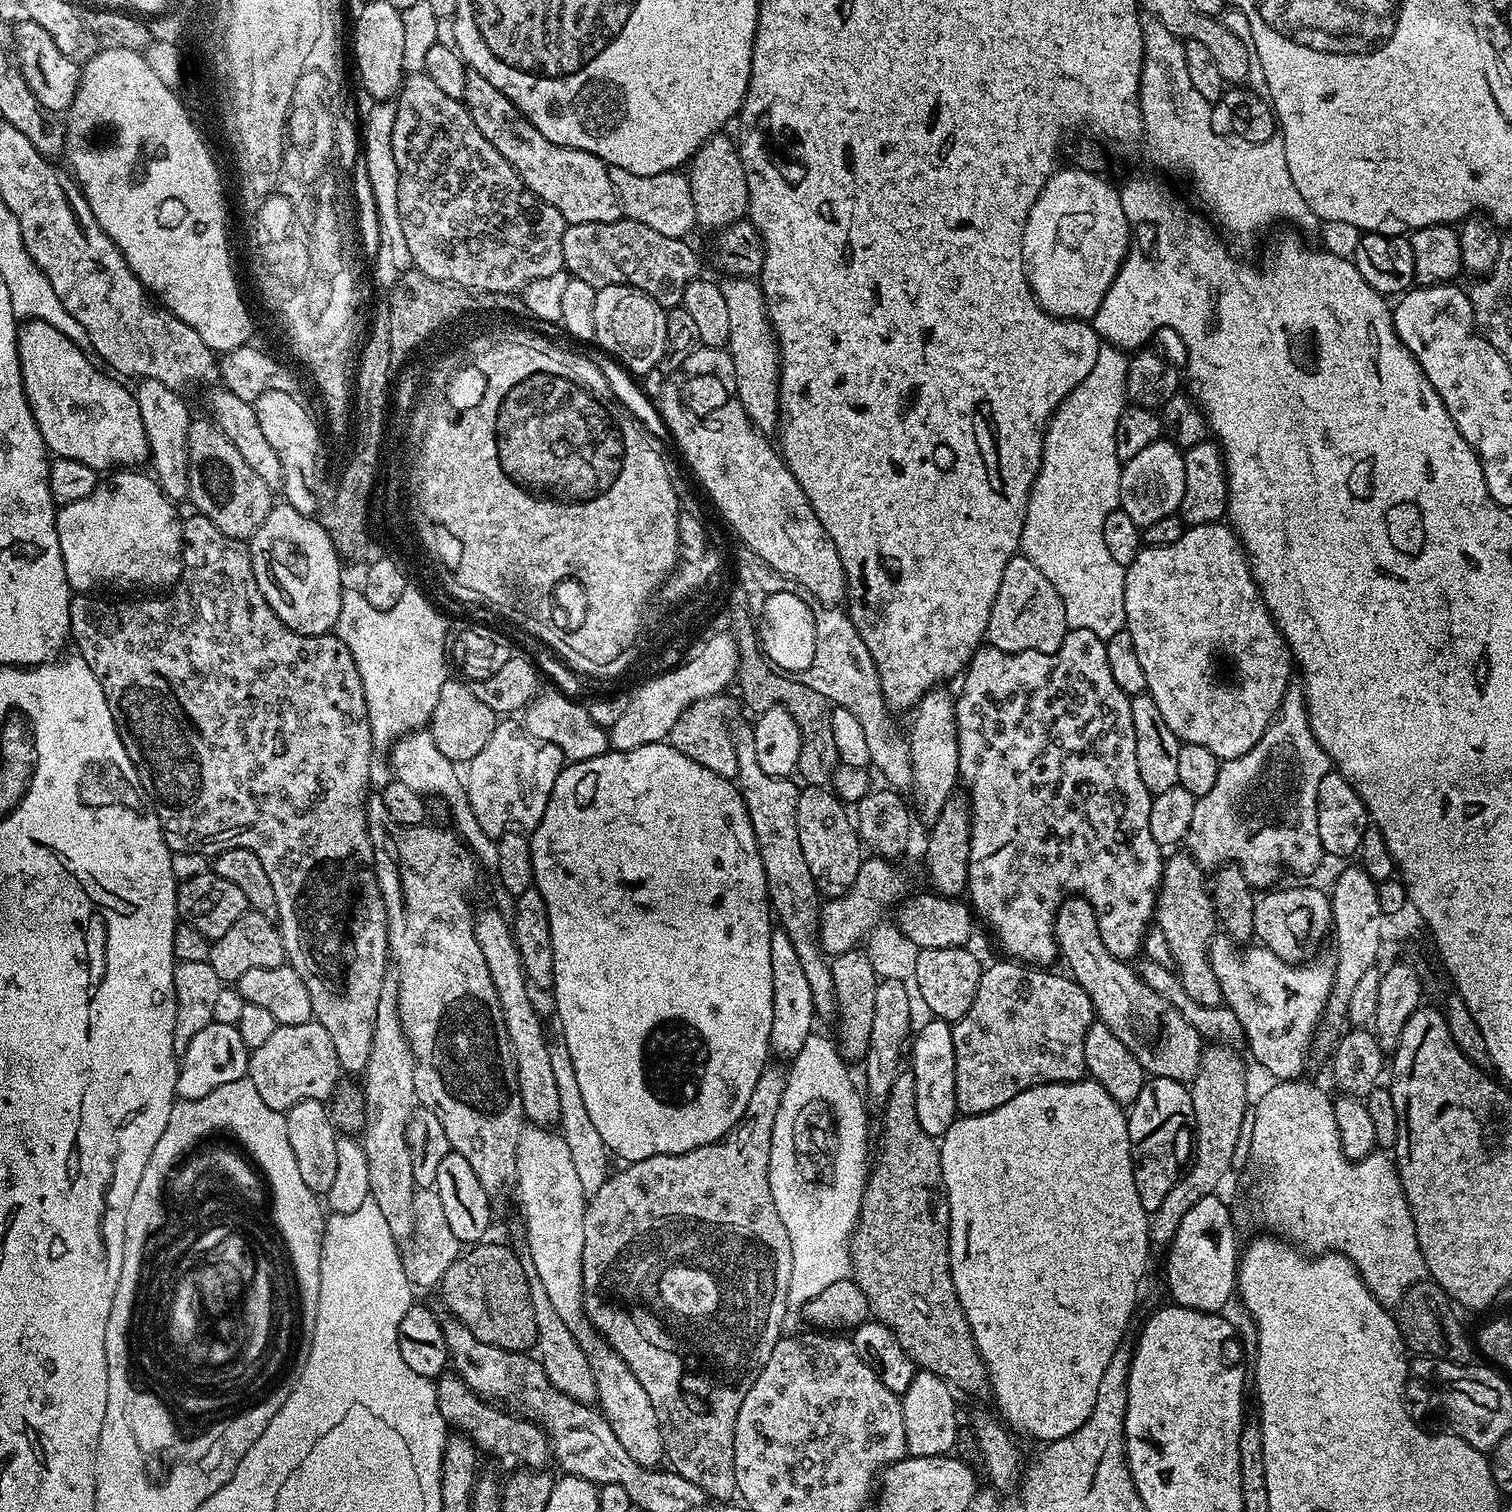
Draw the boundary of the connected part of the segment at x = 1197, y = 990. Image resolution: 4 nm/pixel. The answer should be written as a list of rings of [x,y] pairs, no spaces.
[[[1190,854],[1184,856],[1169,855],[1164,862],[1164,873],[1160,879],[1160,892],[1156,895],[1155,927],[1166,934],[1168,949],[1172,955],[1175,971],[1178,973],[1182,986],[1186,986],[1186,994],[1194,998],[1194,1002],[1202,1002],[1202,1006],[1221,1006],[1224,996],[1224,988],[1221,977],[1214,974],[1210,959],[1210,945],[1213,936],[1218,932],[1218,917],[1210,884],[1204,881],[1205,869],[1197,864],[1196,859]]]

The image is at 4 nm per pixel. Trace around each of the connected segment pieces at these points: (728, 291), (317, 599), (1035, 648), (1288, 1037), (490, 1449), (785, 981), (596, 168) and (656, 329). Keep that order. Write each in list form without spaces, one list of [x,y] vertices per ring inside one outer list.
[[[724,278],[719,285],[730,314],[730,338],[726,347],[736,372],[735,395],[755,428],[765,434],[775,433],[780,418],[780,345],[768,320],[764,291],[752,278]]]
[[[287,502],[277,503],[246,543],[258,590],[270,602],[270,610],[298,634],[329,635],[338,620],[345,585],[340,584],[342,559],[317,517],[298,514]]]
[[[1023,554],[1013,556],[1002,574],[1002,586],[998,586],[998,594],[994,598],[992,613],[988,619],[986,640],[991,647],[1003,652],[1056,652],[1064,640],[1064,633],[1069,631],[1068,623],[1064,620],[1064,602],[1054,590],[1054,586]]]
[[[1257,946],[1252,952],[1252,1004],[1231,1005],[1234,1014],[1242,1024],[1245,1043],[1253,1058],[1276,1080],[1299,1079],[1305,1066],[1314,1032],[1321,1023],[1324,1007],[1332,989],[1333,969],[1324,964],[1305,962],[1288,964],[1270,949]]]
[[[444,1371],[443,1374],[435,1377],[434,1383],[436,1386],[436,1397],[438,1398],[438,1410],[442,1410],[442,1418],[445,1424],[448,1425],[449,1429],[467,1436],[471,1440],[472,1445],[483,1455],[485,1452],[486,1455],[500,1460],[501,1466],[508,1468],[507,1470],[544,1470],[549,1467],[548,1463],[550,1465],[553,1463],[552,1443],[539,1423],[533,1423],[519,1414],[513,1415],[508,1410],[499,1412],[498,1409],[500,1408],[495,1403],[477,1396],[455,1371]]]
[[[783,930],[773,931],[770,938],[770,970],[774,982],[774,1022],[770,1022],[771,1055],[780,1062],[790,1062],[802,1050],[806,1038],[814,1035],[812,1023],[817,1023],[814,994],[810,994],[810,982],[802,970],[802,961],[790,942],[790,934]]]
[[[469,71],[462,103],[467,108],[470,118],[474,118],[474,126],[478,126],[482,138],[486,138],[486,142],[490,142],[490,146],[494,146],[494,150],[498,150],[498,154],[502,154],[502,158],[506,158],[506,162],[510,162],[510,166],[514,166],[514,170],[520,175],[524,185],[535,196],[542,198],[542,202],[550,202],[550,206],[554,206],[554,210],[558,210],[558,214],[562,214],[565,225],[581,224],[582,222],[614,222],[621,219],[620,199],[614,190],[614,182],[610,182],[609,165],[604,161],[586,150],[550,142],[550,138],[546,138],[546,134],[542,134],[542,130],[535,128],[518,111],[514,102],[510,102],[510,98],[506,98],[506,94],[502,94],[502,90],[498,90],[498,86],[486,82],[486,78],[482,78],[482,74]]]
[[[629,284],[596,289],[594,298],[595,343],[636,378],[656,372],[666,350],[667,311],[654,298]]]

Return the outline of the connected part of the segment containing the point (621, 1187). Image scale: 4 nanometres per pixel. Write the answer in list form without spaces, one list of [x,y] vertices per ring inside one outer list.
[[[769,1063],[758,1078],[758,1086],[746,1106],[744,1116],[721,1140],[712,1144],[686,1150],[682,1154],[658,1154],[650,1158],[631,1161],[625,1172],[613,1171],[602,1183],[598,1194],[587,1201],[582,1222],[582,1282],[584,1283],[584,1314],[592,1322],[593,1328],[611,1344],[612,1349],[630,1366],[634,1378],[642,1382],[642,1390],[650,1397],[650,1406],[658,1414],[662,1430],[664,1455],[671,1470],[683,1479],[700,1486],[708,1498],[716,1502],[732,1502],[737,1499],[734,1478],[734,1426],[742,1398],[750,1394],[750,1386],[762,1374],[774,1346],[785,1331],[784,1319],[790,1315],[788,1291],[790,1290],[790,1270],[792,1251],[790,1234],[778,1209],[774,1207],[774,1197],[770,1194],[770,1134],[774,1134],[774,1118],[778,1118],[778,1106],[782,1106],[782,1096],[786,1090],[788,1073],[779,1063]]]

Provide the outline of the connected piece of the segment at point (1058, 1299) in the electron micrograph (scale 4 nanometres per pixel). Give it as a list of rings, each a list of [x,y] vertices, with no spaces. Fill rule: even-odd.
[[[1081,1078],[1071,1080],[1068,1084],[1043,1084],[1033,1088],[1025,1088],[1022,1094],[1010,1098],[1002,1106],[998,1106],[989,1112],[983,1112],[977,1116],[961,1115],[946,1130],[946,1134],[939,1137],[940,1146],[940,1173],[944,1179],[944,1192],[948,1195],[948,1253],[950,1254],[950,1274],[954,1282],[954,1290],[958,1294],[958,1302],[966,1314],[966,1322],[970,1322],[970,1330],[974,1334],[974,1342],[978,1346],[980,1356],[988,1371],[988,1383],[990,1385],[991,1399],[996,1399],[995,1411],[1002,1417],[1005,1425],[1017,1428],[1020,1432],[1029,1432],[1039,1442],[1051,1442],[1078,1430],[1086,1418],[1090,1418],[1090,1410],[1094,1410],[1094,1398],[1098,1398],[1098,1385],[1102,1378],[1102,1370],[1110,1362],[1110,1358],[1116,1353],[1116,1349],[1125,1343],[1124,1331],[1132,1320],[1132,1311],[1136,1308],[1136,1295],[1140,1292],[1140,1283],[1144,1280],[1144,1271],[1148,1268],[1148,1217],[1149,1212],[1142,1206],[1142,1198],[1138,1198],[1138,1186],[1134,1186],[1134,1166],[1132,1165],[1132,1143],[1130,1142],[1130,1130],[1128,1129],[1128,1117],[1125,1109],[1102,1086],[1097,1080]]]

